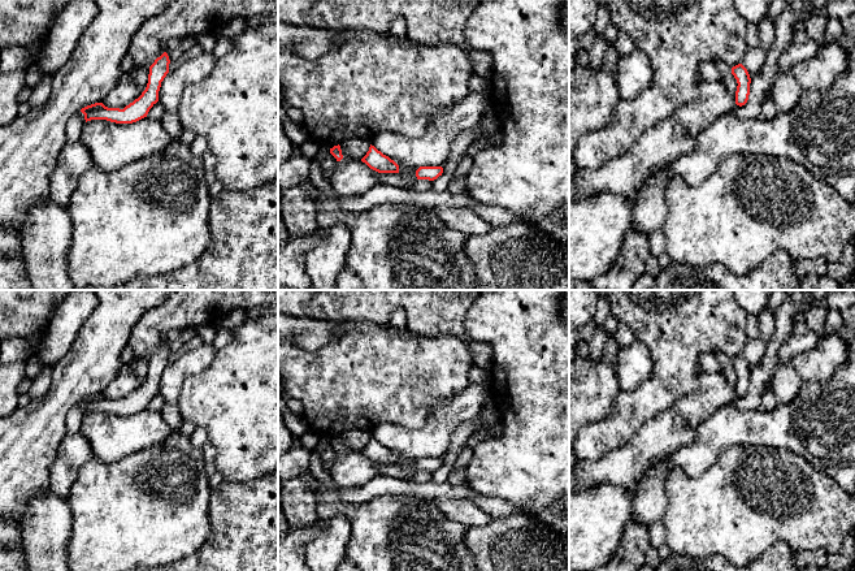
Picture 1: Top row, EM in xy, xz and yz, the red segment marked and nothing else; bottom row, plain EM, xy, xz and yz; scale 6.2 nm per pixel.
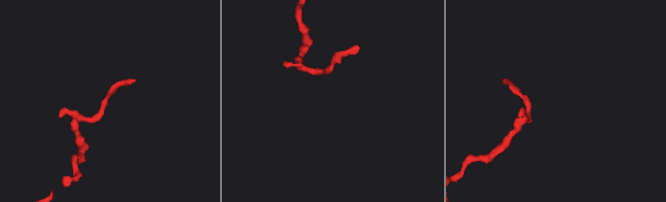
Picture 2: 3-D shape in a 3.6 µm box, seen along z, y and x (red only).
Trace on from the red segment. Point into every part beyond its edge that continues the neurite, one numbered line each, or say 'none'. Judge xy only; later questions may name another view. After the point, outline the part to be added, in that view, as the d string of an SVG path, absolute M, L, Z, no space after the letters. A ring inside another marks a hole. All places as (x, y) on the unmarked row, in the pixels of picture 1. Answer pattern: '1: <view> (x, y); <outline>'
none

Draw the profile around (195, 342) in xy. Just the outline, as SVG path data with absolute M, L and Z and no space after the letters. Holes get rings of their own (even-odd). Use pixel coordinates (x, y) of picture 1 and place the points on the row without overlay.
M195 334L188 342L185 342L183 346L174 351L174 352L170 352L169 355L169 363L173 363L175 362L177 359L179 359L185 352L190 351L190 350L194 350L194 349L198 349L203 345L203 339Z

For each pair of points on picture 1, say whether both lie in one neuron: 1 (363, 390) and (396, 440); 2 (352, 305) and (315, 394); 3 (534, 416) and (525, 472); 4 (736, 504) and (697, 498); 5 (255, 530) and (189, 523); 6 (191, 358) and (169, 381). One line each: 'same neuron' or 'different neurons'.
1: different neurons
2: different neurons
3: same neuron
4: same neuron
5: different neurons
6: same neuron

